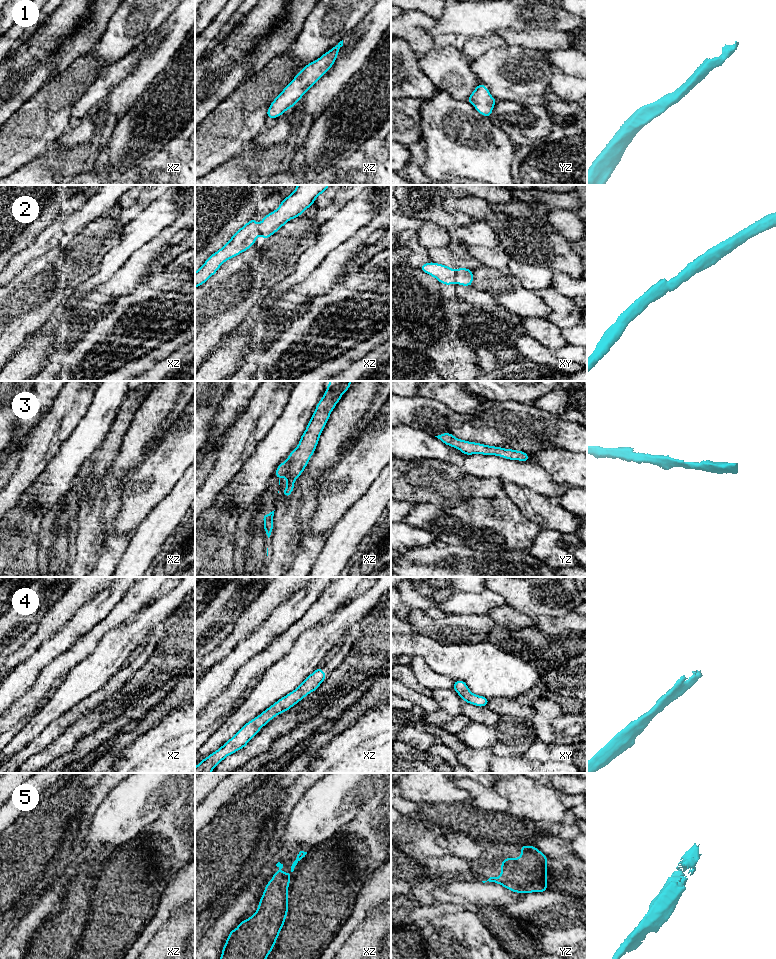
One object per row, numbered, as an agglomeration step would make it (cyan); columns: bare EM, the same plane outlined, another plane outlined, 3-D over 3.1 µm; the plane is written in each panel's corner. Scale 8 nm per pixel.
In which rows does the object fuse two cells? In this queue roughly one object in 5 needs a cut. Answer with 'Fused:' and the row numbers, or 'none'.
Fused: none

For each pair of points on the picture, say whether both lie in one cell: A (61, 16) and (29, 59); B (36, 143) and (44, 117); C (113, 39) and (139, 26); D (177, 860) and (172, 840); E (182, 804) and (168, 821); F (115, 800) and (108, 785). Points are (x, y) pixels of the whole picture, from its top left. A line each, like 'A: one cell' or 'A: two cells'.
A: one cell
B: one cell
C: one cell
D: one cell
E: one cell
F: two cells

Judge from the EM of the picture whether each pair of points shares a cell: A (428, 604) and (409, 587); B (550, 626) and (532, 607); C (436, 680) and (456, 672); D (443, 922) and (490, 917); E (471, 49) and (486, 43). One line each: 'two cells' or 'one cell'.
A: one cell
B: two cells
C: two cells
D: two cells
E: one cell

